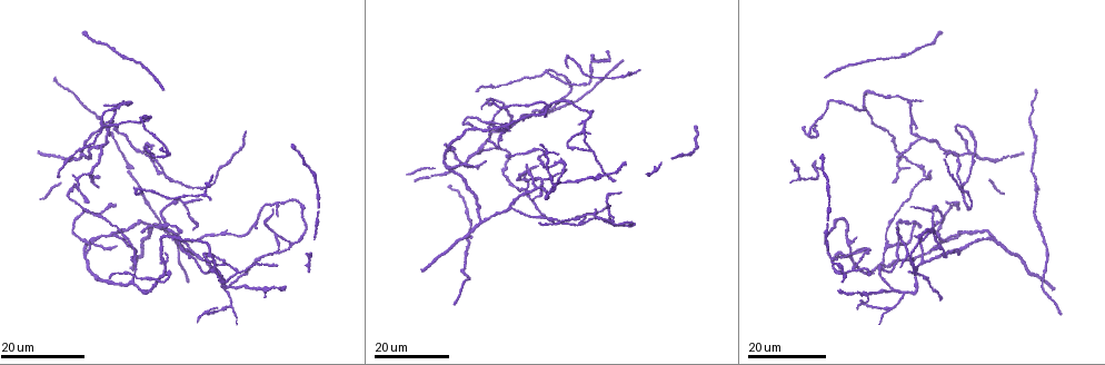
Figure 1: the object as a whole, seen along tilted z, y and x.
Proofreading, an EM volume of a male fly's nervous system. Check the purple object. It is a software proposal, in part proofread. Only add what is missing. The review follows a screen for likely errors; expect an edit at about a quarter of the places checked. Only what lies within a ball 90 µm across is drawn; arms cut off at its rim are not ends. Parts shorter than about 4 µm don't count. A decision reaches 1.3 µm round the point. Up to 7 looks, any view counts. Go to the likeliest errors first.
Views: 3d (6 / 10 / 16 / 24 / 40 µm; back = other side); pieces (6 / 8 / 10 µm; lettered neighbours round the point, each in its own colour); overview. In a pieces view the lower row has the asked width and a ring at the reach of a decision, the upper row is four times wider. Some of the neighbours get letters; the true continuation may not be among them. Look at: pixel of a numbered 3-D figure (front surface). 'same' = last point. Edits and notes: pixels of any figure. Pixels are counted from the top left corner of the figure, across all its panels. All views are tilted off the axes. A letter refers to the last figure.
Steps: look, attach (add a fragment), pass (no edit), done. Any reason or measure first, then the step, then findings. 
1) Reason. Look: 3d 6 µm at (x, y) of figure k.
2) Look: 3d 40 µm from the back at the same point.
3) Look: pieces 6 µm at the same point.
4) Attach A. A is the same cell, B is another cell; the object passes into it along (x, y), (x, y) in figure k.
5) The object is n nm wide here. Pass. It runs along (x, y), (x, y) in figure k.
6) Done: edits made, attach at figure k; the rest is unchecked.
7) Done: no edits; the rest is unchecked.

Branch stops here. Look: 3d 16 µm at (278, 265) of figure 1.

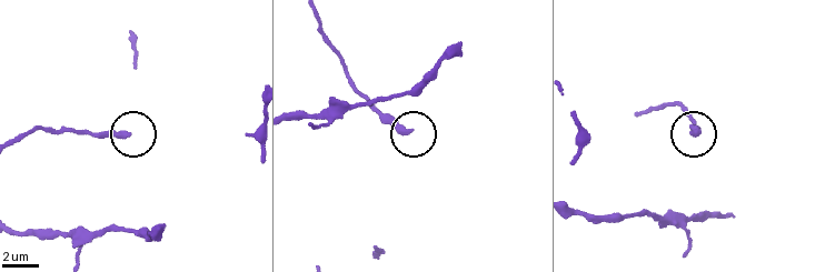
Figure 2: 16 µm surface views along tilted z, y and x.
See the neighbours. Look: pieces 10 µm at (690, 132) of figure 2.

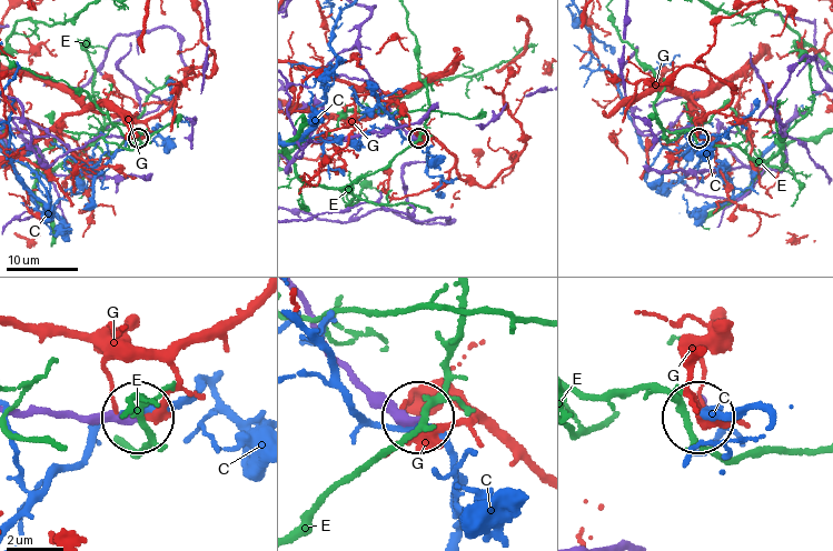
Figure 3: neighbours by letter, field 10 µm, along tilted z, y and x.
Pass. C, E and G are other cells; none of them fits.

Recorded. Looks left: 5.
An open end. Look: 3d 16 µm at (201, 198) of figure 1.

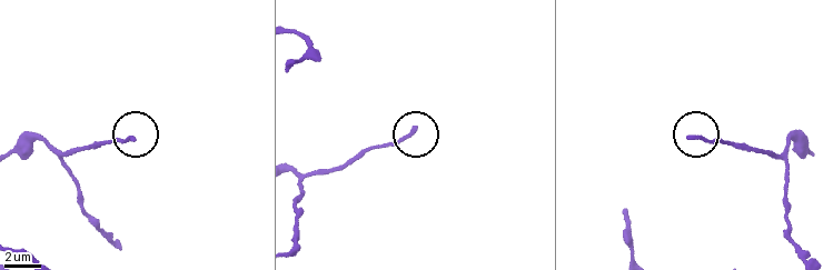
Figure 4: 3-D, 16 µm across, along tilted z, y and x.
What lies round it. Look: pieces 10 µm at (416, 128) of figure 4.

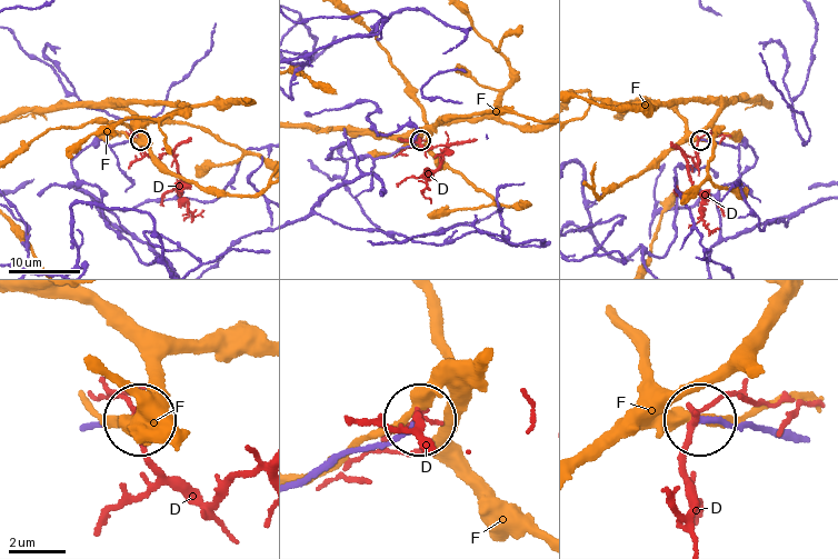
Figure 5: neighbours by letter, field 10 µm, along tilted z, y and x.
The object is 210 nm wide here. Pass. D and F are other cells; it runs along (796, 441), (704, 420) in figure 5; none of them fits.

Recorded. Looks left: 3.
Look: 3d 16 µm at (923, 101) of figure 1.

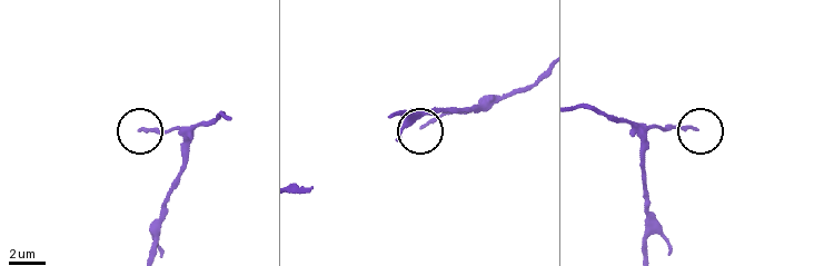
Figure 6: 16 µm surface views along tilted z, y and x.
Look: pieces 8 µm at (693, 130) of figure 6.

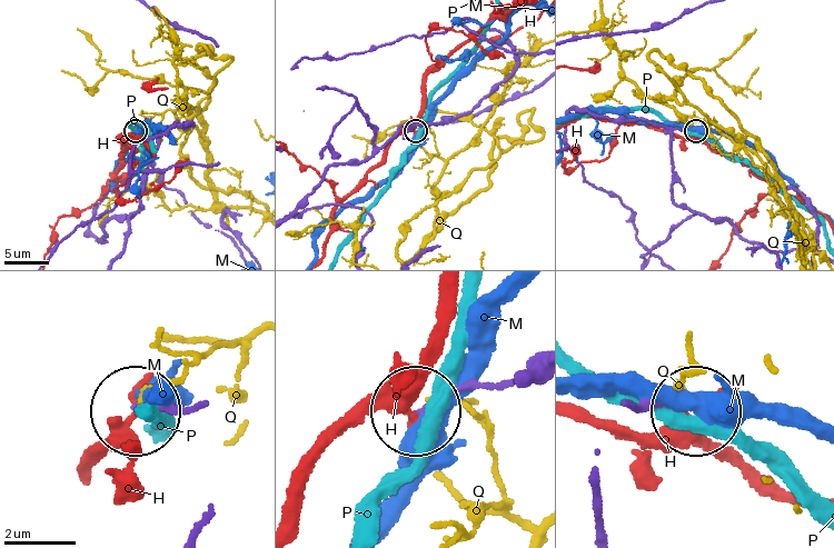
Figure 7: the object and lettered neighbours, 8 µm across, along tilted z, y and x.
Pass. H, M, P and Q are other cells; it runs along (527, 371), (485, 388), (453, 387), (420, 406) in figure 7; no lettered fragment goes on from it.

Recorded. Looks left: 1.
Done: no edits; the rest is unchecked.

